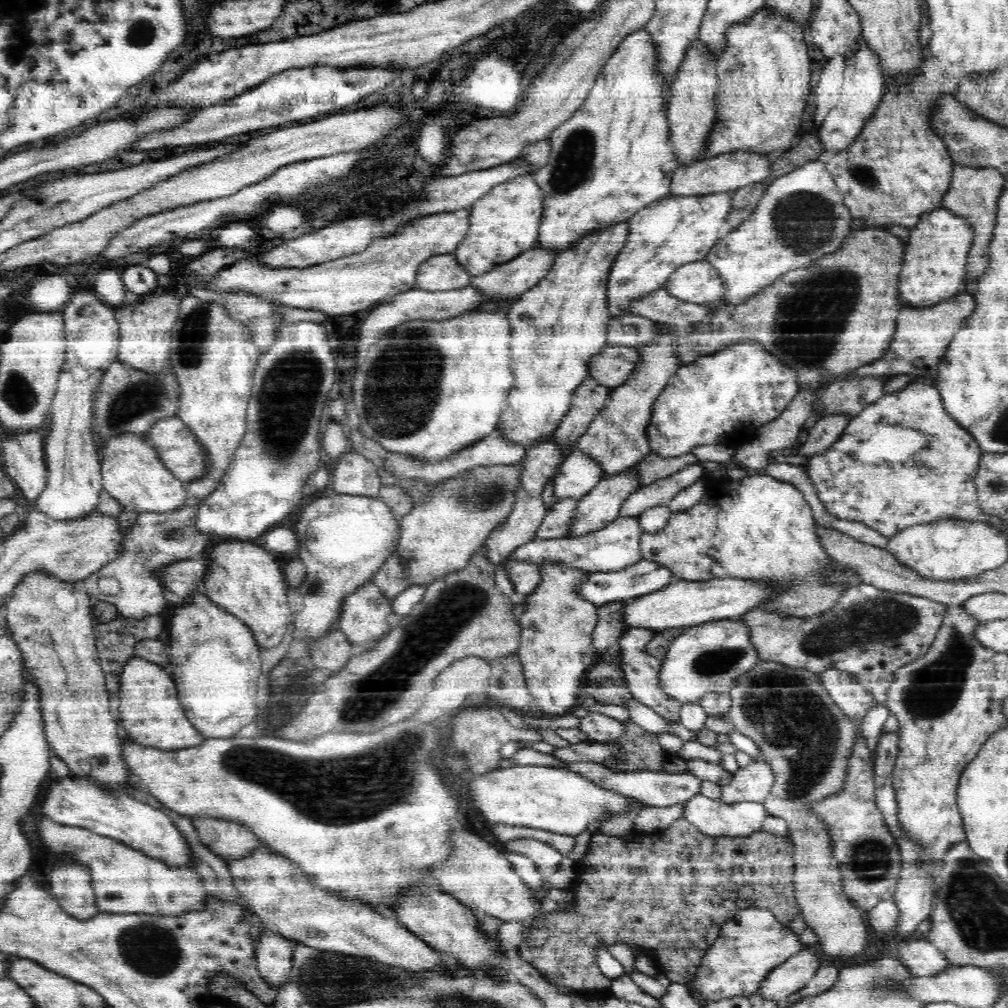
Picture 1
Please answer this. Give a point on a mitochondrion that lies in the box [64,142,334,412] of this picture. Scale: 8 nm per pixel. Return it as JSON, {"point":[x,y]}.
{"point":[192,333]}

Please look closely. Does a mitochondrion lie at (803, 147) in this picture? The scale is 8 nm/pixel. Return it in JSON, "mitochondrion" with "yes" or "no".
{"mitochondrion":"no"}

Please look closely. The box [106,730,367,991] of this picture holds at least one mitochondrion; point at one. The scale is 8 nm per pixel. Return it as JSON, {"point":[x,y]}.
{"point":[153,949]}

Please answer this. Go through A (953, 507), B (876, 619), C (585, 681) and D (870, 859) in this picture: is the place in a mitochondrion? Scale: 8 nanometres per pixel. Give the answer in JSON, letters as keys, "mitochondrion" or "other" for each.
{"A":"other","B":"mitochondrion","C":"other","D":"mitochondrion"}

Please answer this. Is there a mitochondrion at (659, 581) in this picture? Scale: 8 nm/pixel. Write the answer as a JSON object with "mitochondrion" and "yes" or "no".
{"mitochondrion":"no"}

